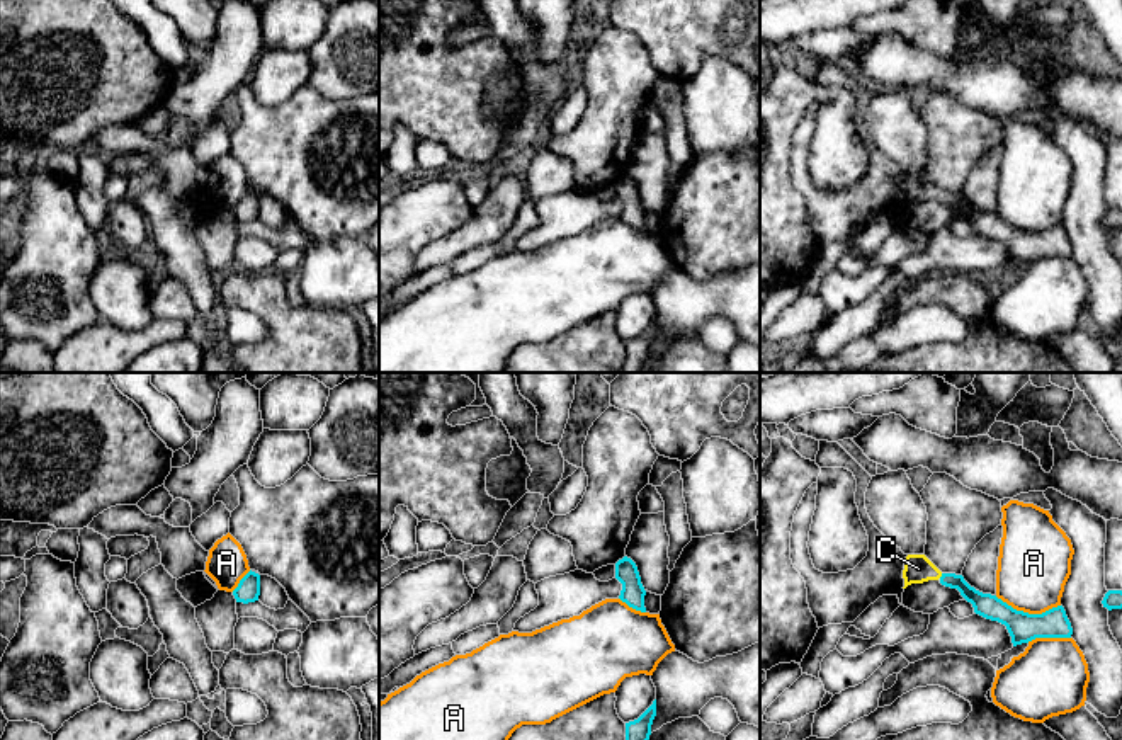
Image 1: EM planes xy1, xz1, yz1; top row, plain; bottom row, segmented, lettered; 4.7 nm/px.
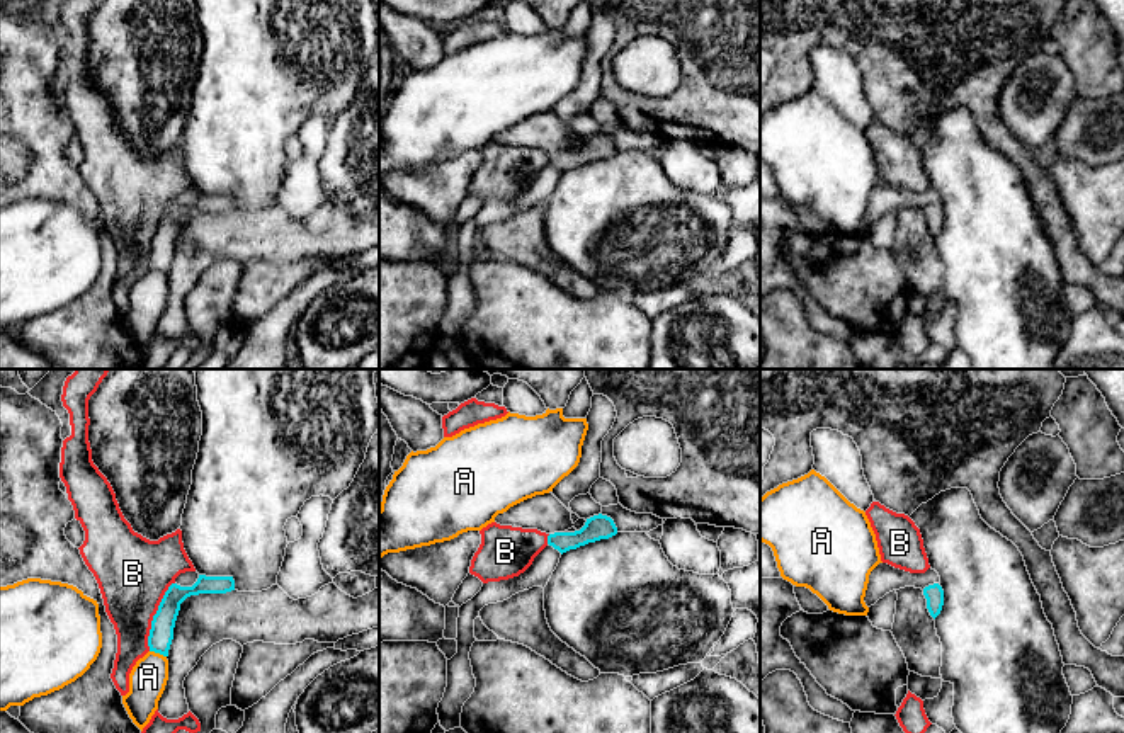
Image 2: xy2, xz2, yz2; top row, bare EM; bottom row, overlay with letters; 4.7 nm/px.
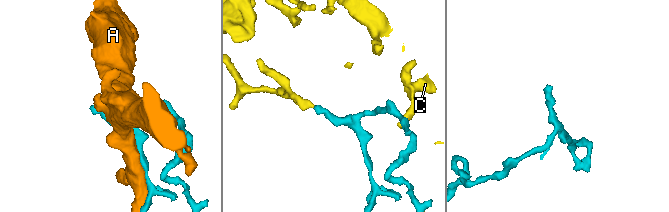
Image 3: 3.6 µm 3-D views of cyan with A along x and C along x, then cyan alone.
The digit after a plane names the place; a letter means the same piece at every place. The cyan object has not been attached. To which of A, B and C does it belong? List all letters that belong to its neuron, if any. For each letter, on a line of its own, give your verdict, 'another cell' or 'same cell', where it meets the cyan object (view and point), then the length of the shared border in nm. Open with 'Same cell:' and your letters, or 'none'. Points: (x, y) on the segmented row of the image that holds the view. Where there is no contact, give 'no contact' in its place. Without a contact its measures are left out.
Same cell: C
A: another cell; meets cyan in yz1 at (1027, 613); contact 320 nm long
B: another cell; meets cyan in xy2 at (153, 616); contact 340 nm long
C: same cell; meets cyan in yz1 at (942, 575); contact 30 nm long

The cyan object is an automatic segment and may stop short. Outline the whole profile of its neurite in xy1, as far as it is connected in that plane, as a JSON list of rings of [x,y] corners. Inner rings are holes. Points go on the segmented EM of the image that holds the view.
[[[248,572],[233,590],[236,602],[255,602],[260,595],[260,575],[255,572]]]

